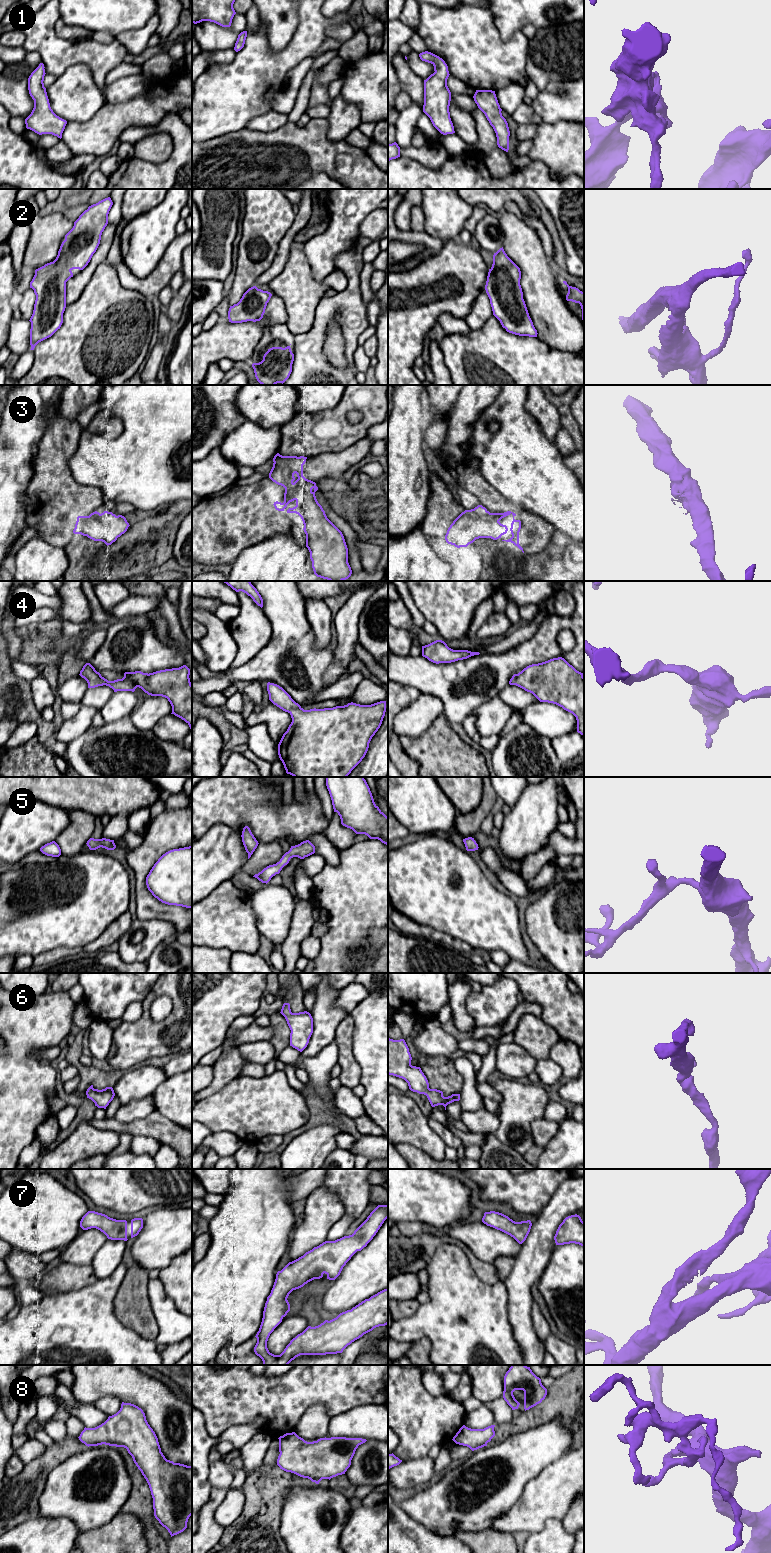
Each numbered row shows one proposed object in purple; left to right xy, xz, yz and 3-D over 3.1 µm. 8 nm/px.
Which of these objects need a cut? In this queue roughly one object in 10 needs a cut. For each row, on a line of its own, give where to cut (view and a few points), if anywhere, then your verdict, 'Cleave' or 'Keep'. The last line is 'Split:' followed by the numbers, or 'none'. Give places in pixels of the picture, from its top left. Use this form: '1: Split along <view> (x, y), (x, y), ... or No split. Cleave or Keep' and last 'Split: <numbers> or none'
1: No split. Keep
2: No split. Keep
3: No split. Keep
4: No split. Keep
5: No split. Keep
6: No split. Keep
7: No split. Keep
8: No split. Keep
Split: none

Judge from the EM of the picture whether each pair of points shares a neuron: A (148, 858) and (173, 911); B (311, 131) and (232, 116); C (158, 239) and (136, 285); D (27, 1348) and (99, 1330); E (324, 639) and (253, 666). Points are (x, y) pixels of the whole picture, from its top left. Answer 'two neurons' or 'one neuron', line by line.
A: one neuron
B: two neurons
C: two neurons
D: one neuron
E: two neurons

